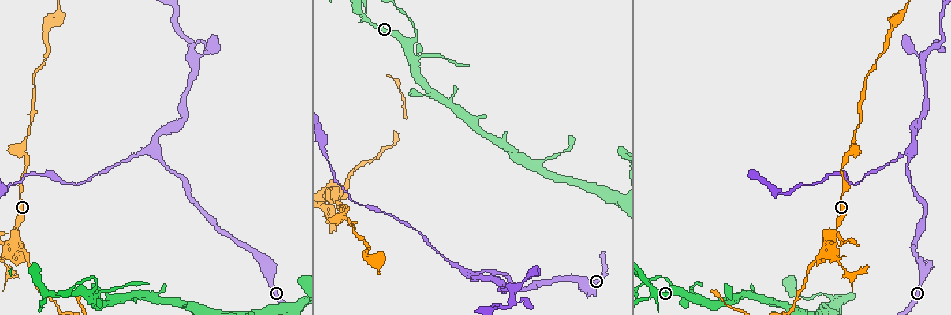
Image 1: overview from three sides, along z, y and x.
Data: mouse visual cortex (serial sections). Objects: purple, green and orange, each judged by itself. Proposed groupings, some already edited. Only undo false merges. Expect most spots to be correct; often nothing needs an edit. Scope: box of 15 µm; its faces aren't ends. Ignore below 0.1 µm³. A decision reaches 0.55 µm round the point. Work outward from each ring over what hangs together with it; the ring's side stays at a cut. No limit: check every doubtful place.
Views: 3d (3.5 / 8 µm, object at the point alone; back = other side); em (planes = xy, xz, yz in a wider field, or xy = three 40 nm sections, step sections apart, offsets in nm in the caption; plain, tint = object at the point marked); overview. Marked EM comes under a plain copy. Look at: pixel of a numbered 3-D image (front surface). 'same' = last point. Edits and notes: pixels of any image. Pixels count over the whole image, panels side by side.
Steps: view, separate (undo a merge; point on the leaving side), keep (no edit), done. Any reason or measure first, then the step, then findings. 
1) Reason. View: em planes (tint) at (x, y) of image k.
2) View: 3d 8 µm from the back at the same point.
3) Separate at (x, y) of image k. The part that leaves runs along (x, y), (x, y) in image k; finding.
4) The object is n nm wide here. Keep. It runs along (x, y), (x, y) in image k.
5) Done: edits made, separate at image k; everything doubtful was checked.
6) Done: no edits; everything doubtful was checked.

Three-way junction. View: 3d 8 µm at (910, 154) of image 1.

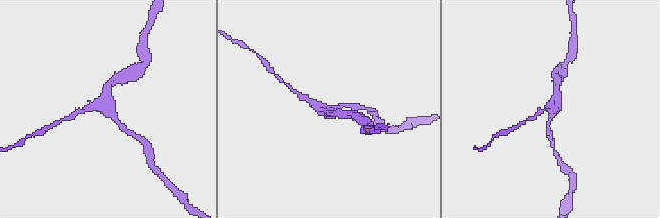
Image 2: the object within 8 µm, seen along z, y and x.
3 arms meet here; the arms are 200, 200, 250 nm wide. View: em xy step 1 (tint) at (329, 107) of image 2.

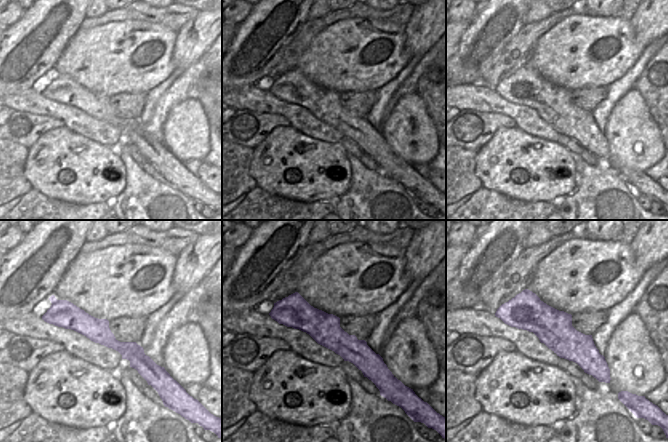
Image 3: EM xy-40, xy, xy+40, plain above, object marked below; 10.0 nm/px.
Keep. It runs along (283, 320), (312, 320), (378, 360) in image 3; continuous, no second cell.

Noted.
Two arms at a narrow angle. View: 3d 8 µm at (17, 238) of image 1.

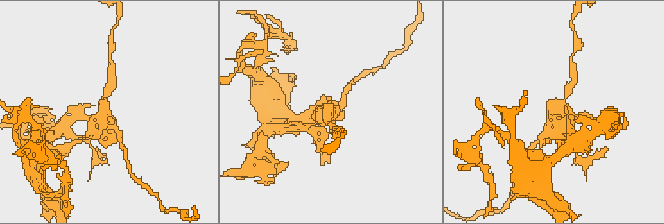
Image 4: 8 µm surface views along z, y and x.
View: 3d 3.5 µm at (106, 110) of image 4.

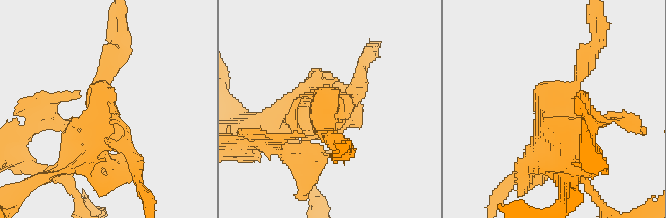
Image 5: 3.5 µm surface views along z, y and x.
View: em xy step 1 (tint) at (328, 113) of image 5.

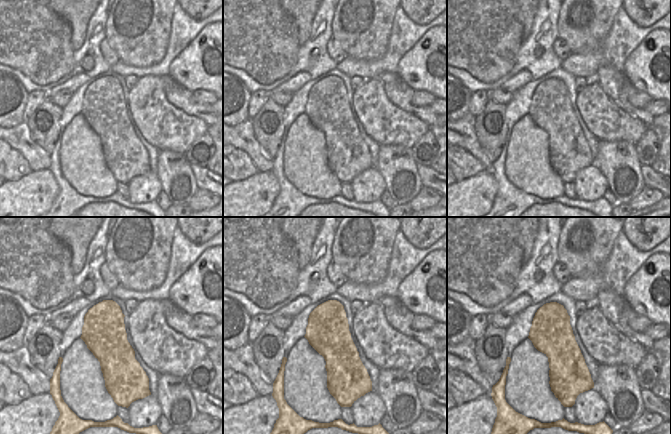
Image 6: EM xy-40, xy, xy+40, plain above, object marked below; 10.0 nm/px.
Separate at (576, 147) of image 5. The part that leaves runs along (102, 104), (99, 144), (65, 162) in image 5; a second cell is stuck on.

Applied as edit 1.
View: 3d 3.5 µm at (340, 215) of image 1.

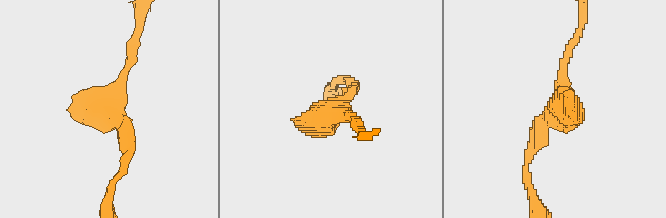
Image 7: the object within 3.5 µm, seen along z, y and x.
Now the EM. View: em xy step 5 (tint) at (563, 95) of image 7.

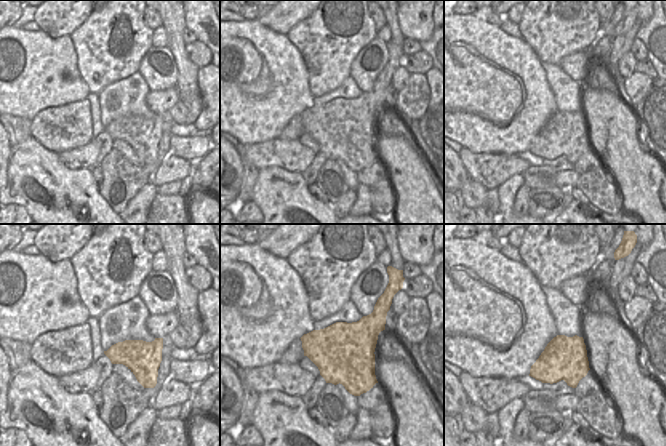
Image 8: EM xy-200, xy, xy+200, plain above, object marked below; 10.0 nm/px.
Keep. Continuous, no second cell.

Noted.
View: 3d 8 µm at (362, 18) of image 1.

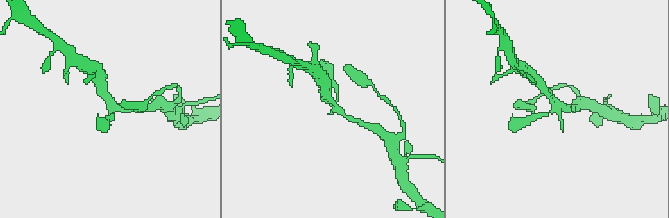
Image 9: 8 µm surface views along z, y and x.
4 arms meet here; the arms are 100, 150, 200, 250 nm wide. View: em xy step 3 (tint) at (560, 112) of image 9.

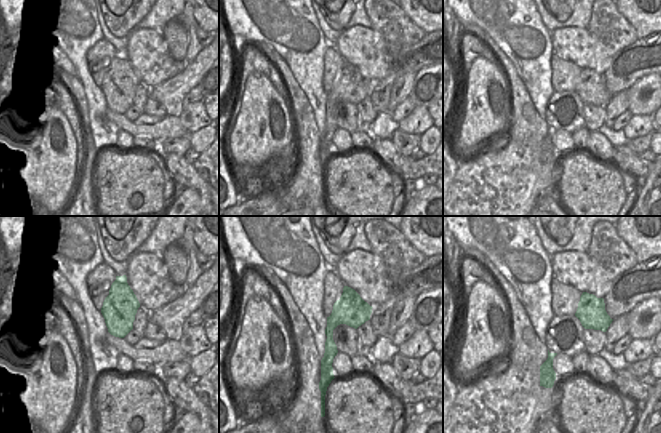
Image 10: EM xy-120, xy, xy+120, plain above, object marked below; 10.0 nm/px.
Keep. It runs along (137, 106), (114, 106), (106, 132) in image 9; continuous, no second cell.

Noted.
Two arms in line, one across. View: 3d 3.5 µm at (413, 38) of image 1.

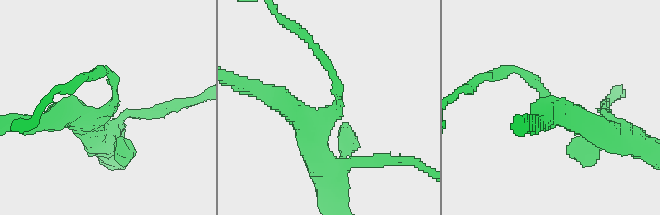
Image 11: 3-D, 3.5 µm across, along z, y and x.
View: em xy step 5 (tint) at (103, 113) of image 11.

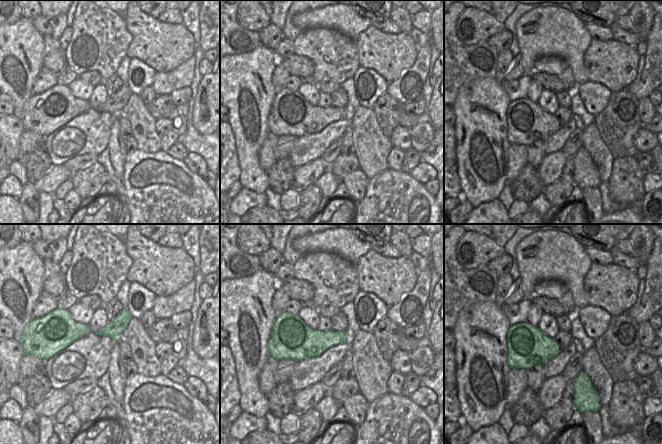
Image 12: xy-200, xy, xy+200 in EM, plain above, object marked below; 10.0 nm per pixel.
3 arms meet here. Keep. It runs along (53, 117), (106, 111), (115, 99), (106, 71) in image 11; one cell here.

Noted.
Done: edits made, separate at image 5; everything doubtful was checked.

